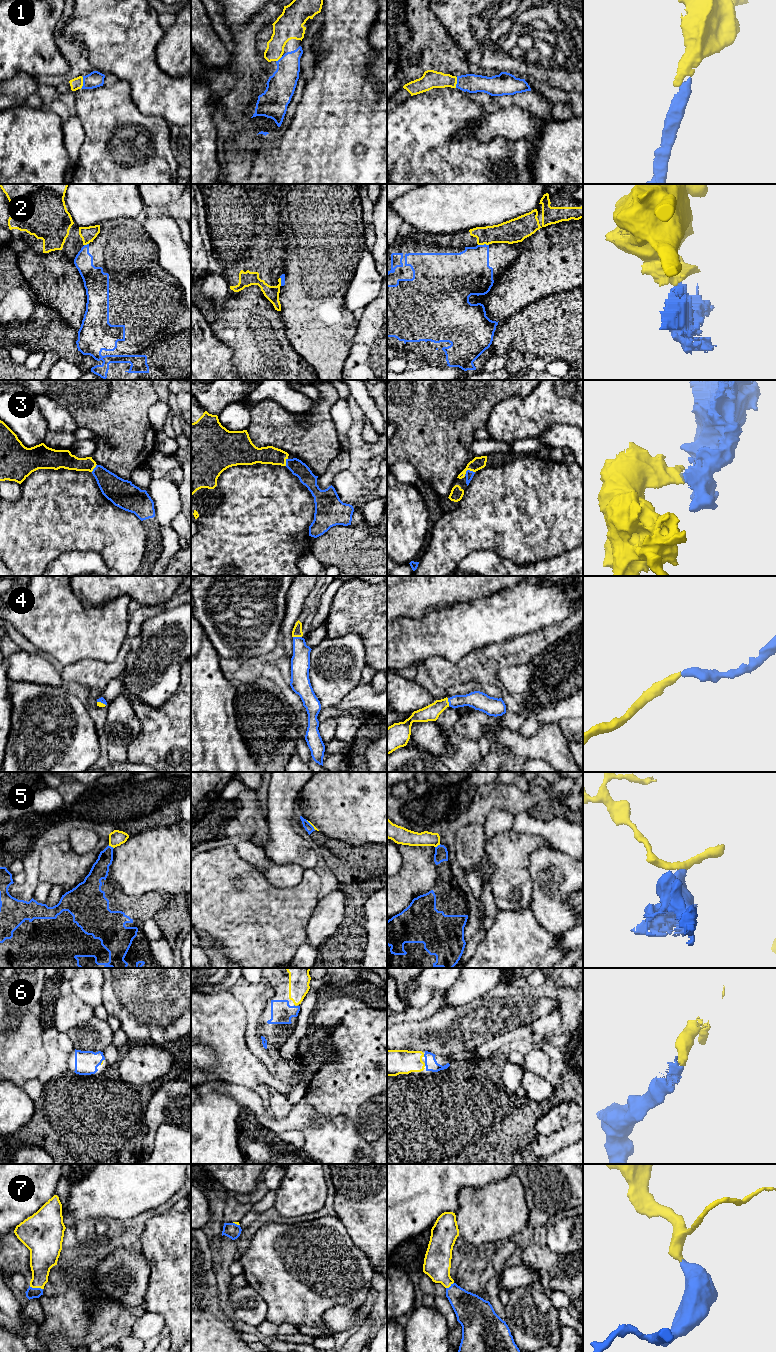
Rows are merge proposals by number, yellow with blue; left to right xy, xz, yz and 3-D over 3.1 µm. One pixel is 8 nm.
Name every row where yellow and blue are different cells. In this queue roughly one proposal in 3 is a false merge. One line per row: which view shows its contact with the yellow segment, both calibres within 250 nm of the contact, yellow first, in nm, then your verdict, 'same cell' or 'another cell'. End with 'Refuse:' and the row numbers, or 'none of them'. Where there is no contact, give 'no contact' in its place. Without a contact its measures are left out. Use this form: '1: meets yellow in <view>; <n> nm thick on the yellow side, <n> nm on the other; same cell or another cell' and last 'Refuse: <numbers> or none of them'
1: meets yellow in xy; 90 nm thick on the yellow side, 130 nm on the other; same cell
2: meets yellow in yz; 180 nm thick on the yellow side, 340 nm on the other; another cell
3: meets yellow in yz; 100 nm thick on the yellow side, 70 nm on the other; same cell
4: meets yellow in xz; 80 nm thick on the yellow side, 160 nm on the other; same cell
5: meets yellow in xy; 120 nm thick on the yellow side, 140 nm on the other; another cell
6: meets yellow in xz; 170 nm thick on the yellow side, 180 nm on the other; same cell
7: meets yellow in xy; 220 nm thick on the yellow side, 90 nm on the other; same cell
Refuse: 2, 5

